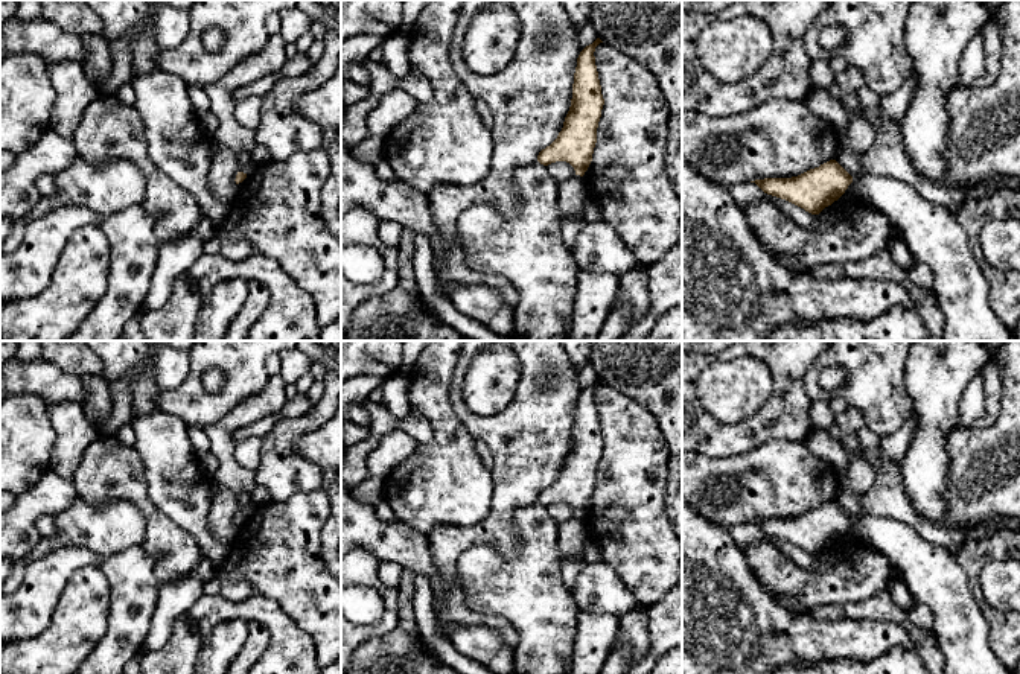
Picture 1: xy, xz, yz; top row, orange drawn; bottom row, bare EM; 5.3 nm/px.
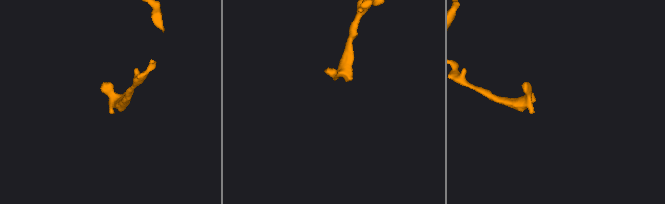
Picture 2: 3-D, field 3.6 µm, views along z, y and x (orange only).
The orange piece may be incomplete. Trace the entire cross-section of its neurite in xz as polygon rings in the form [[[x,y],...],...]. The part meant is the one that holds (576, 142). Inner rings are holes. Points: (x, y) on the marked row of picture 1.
[[[597,38],[577,58],[572,99],[563,128],[557,138],[537,155],[537,161],[543,166],[566,161],[574,167],[575,175],[583,176],[592,161],[604,105],[594,56],[600,43],[603,41]]]

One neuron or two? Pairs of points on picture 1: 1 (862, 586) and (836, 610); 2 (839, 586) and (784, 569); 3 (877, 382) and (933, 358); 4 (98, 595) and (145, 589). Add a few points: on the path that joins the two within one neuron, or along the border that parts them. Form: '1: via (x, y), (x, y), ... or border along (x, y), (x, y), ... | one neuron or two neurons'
1: border along (879, 591), (863, 600), (827, 603), (810, 610) | two neurons
2: via (825, 584), (798, 583) | one neuron
3: border along (906, 356), (906, 393), (914, 405) | two neurons
4: border along (87, 566), (96, 568), (107, 578), (108, 629) | two neurons

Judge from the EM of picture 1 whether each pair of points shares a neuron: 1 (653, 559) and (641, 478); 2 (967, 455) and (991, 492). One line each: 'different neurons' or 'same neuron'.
1: same neuron
2: same neuron

